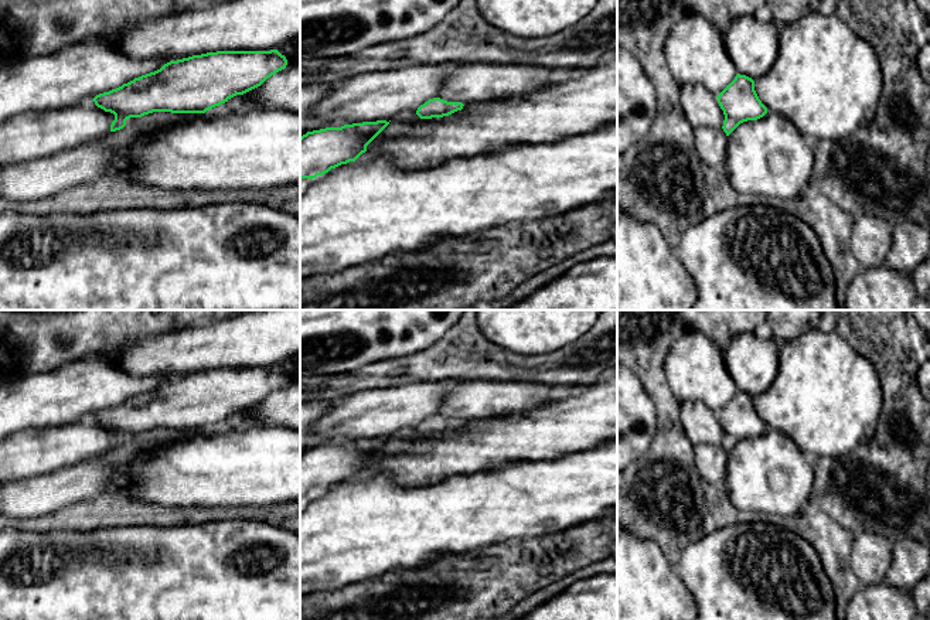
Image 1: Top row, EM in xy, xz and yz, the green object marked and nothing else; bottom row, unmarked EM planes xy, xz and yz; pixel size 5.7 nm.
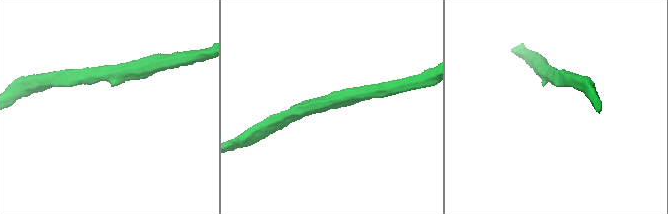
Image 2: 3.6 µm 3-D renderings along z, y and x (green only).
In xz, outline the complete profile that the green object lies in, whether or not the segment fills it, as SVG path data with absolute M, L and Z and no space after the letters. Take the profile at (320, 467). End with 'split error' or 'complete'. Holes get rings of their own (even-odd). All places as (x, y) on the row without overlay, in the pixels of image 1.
M331 401L300 403L300 497L313 497L331 486L355 478L389 442L386 437L377 437L309 449L314 425L331 405Z; split error

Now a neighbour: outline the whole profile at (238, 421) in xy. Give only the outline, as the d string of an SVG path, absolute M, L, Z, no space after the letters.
M236 412L228 416L226 423L228 429L243 429L259 425L255 420L249 419L243 412Z

